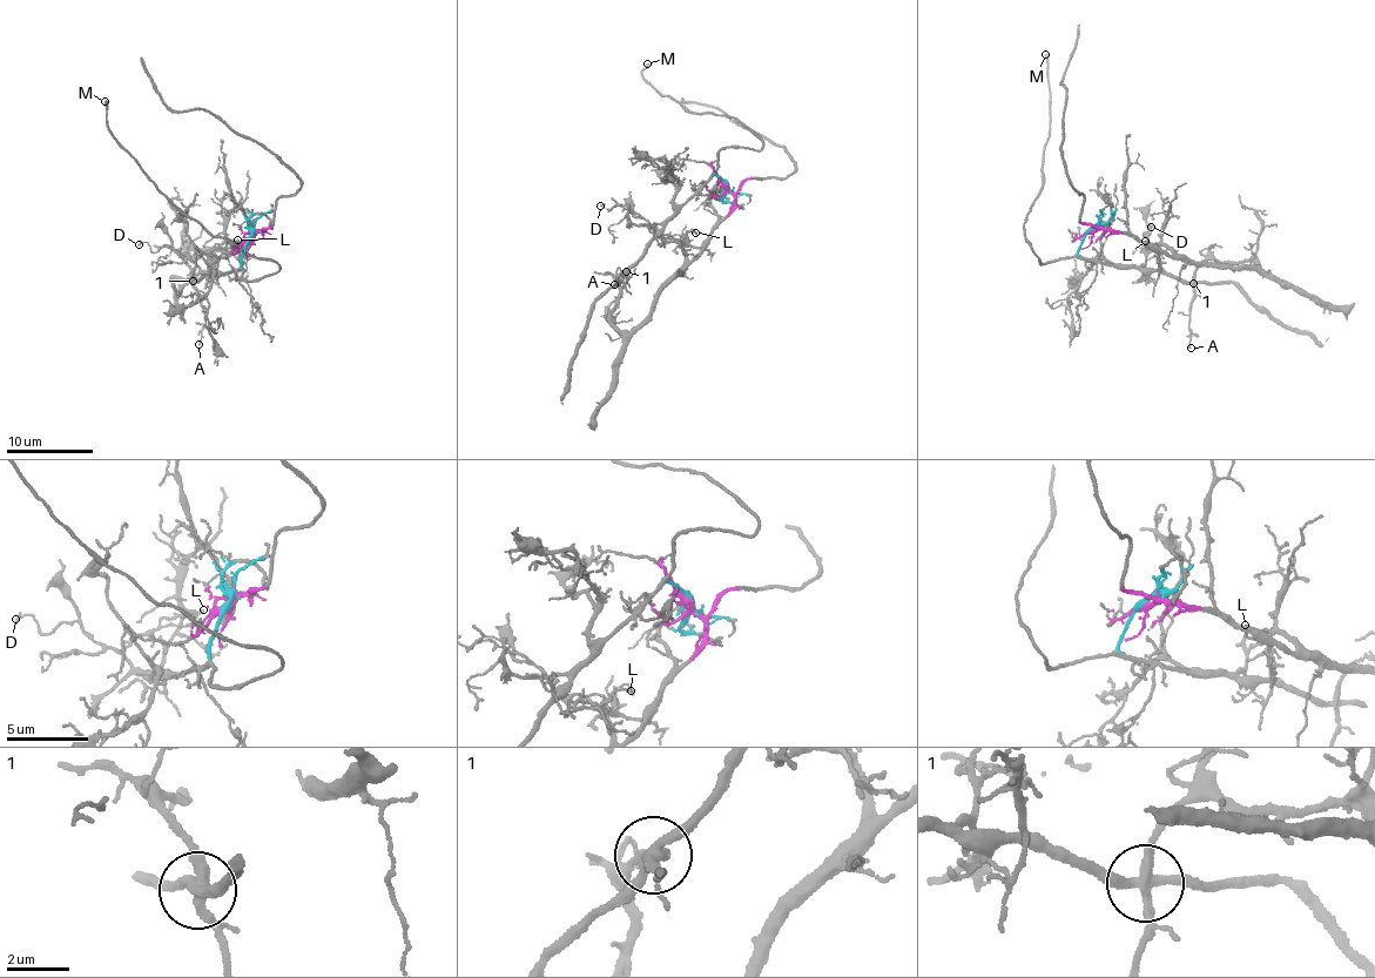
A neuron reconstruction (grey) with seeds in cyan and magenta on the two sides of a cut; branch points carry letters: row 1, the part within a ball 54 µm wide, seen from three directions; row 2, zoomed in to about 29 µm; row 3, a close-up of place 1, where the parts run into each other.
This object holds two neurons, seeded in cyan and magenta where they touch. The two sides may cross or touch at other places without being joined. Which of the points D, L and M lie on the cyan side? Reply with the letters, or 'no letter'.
D, M

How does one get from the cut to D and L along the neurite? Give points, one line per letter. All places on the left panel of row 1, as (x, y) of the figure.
D: (250, 236), (242, 264), (229, 271), (208, 272), (169, 245), (155, 253), (146, 242), (139, 245)
L: (251, 235), (265, 229), (244, 248), (228, 242), (227, 248), (237, 240)

